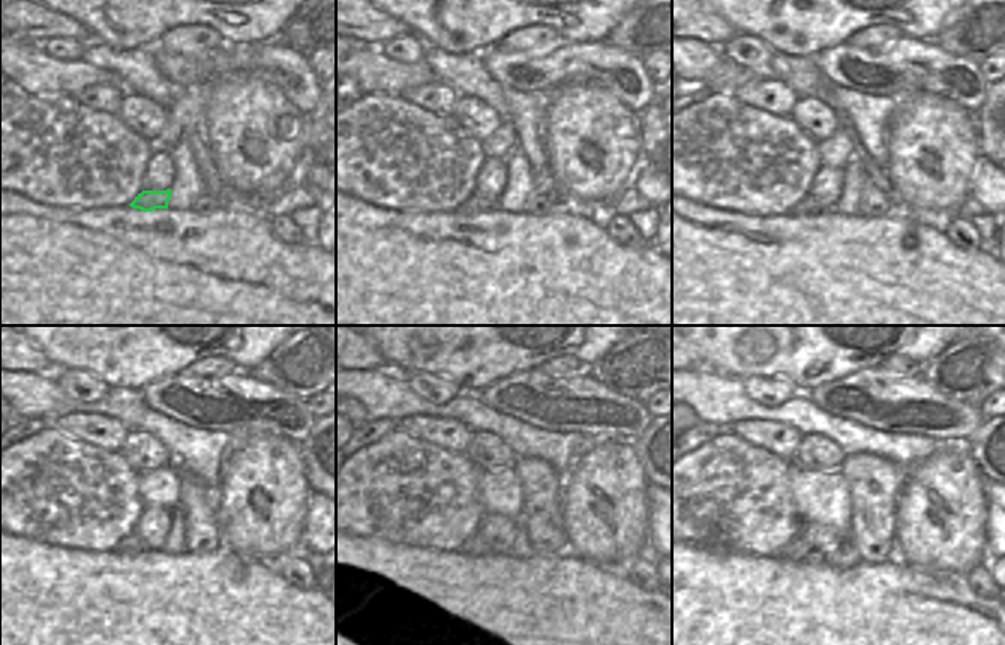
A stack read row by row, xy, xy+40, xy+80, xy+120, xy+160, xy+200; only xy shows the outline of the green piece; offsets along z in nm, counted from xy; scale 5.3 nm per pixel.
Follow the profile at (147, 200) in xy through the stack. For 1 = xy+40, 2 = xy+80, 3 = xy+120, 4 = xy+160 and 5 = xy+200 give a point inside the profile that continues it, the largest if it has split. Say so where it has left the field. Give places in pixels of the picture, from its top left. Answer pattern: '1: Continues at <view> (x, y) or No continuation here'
1: Continues at xy+40 (476, 204)
2: Continues at xy+80 (807, 207)
3: Continues at xy+120 (131, 545)
4: Continues at xy+160 (473, 546)
5: Continues at xy+200 (795, 551)

